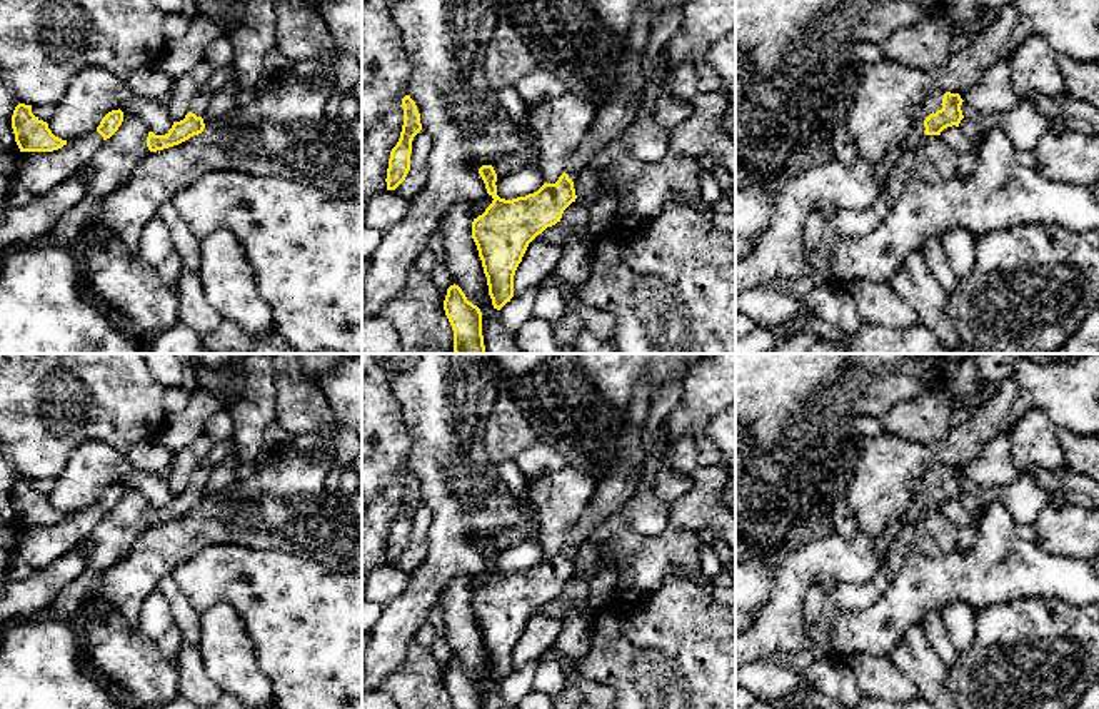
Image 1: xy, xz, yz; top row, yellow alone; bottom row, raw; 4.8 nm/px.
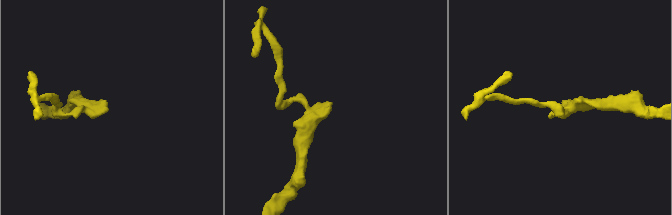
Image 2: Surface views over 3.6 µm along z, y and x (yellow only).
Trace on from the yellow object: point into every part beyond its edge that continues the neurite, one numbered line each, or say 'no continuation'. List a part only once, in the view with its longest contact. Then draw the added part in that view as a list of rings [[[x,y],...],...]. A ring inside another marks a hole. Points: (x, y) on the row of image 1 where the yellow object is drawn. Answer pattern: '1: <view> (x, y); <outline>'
1: yz (934, 102); [[[944,90],[932,93],[922,105],[921,112],[916,117],[916,125],[911,128],[907,137],[902,140],[902,147],[911,150],[924,138],[924,120],[942,108]]]

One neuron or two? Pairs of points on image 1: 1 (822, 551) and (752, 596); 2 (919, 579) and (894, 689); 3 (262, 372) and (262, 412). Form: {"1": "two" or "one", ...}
{"1": "two", "2": "two", "3": "one"}

